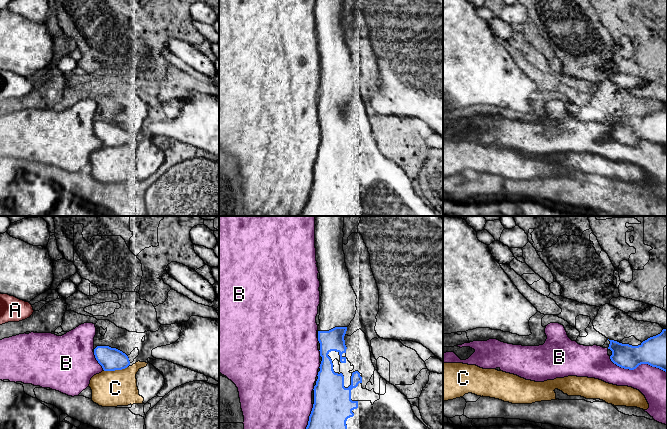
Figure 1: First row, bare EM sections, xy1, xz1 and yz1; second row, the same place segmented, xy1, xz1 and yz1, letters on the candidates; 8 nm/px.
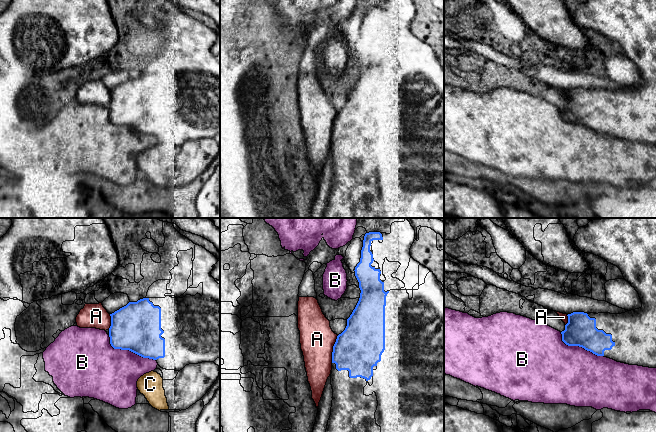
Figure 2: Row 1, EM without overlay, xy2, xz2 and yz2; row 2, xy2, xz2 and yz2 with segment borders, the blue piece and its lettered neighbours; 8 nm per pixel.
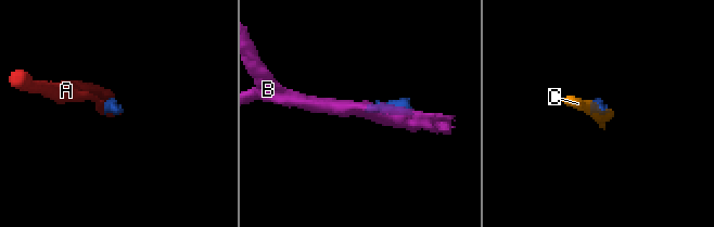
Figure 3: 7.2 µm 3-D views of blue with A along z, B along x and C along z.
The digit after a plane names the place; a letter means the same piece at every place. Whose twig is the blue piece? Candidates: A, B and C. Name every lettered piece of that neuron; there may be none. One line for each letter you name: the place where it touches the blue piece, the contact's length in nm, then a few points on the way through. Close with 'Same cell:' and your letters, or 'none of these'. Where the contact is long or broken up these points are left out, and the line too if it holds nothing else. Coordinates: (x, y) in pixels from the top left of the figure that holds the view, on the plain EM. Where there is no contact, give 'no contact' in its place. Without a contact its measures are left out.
Same cell: none of these

